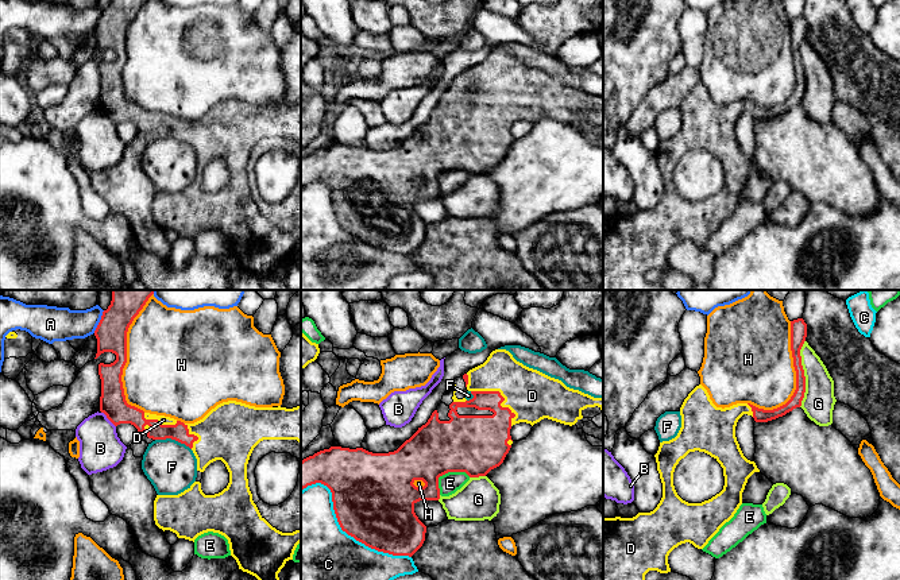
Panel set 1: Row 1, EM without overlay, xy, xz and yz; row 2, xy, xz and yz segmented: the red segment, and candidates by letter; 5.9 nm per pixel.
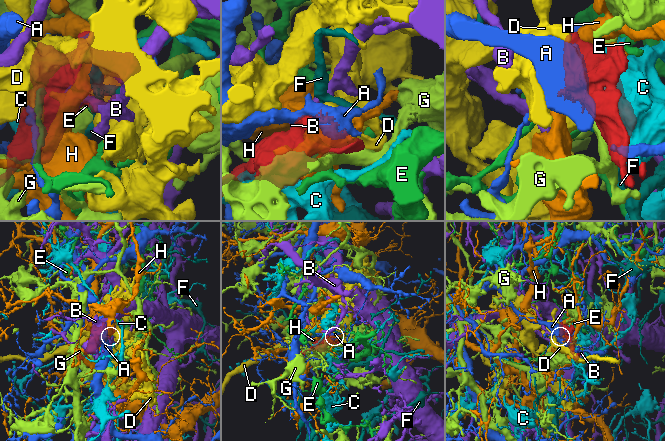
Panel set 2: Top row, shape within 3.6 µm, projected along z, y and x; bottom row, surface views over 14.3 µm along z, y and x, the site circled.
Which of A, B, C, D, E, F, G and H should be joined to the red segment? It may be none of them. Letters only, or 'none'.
D

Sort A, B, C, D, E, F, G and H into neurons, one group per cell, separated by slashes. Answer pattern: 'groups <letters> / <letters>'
groups A / B / C / D / E / F / G / H

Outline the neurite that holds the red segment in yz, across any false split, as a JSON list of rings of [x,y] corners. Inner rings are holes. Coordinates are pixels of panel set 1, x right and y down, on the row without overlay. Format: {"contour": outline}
{"contour": [[[803,16],[791,19],[791,49],[796,69],[796,88],[791,97],[773,108],[750,101],[716,105],[707,88],[699,82],[680,105],[681,125],[677,134],[660,140],[654,152],[663,181],[663,196],[650,210],[633,216],[603,216],[603,290],[665,290],[645,279],[649,268],[671,270],[669,251],[690,240],[703,247],[742,202],[748,177],[760,170],[748,158],[737,139],[735,124],[743,113],[768,120],[801,104],[806,74],[800,47],[807,35]],[[690,150],[704,150],[723,166],[723,187],[702,201],[683,198],[673,183],[673,170]]]}

